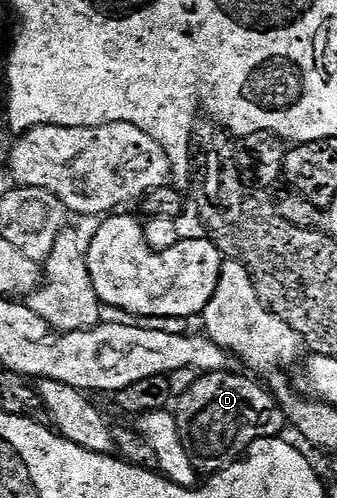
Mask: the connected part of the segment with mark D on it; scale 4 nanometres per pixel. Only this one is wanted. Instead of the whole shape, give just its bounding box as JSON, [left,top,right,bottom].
[175,370,287,474]

